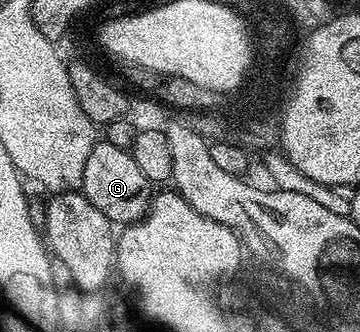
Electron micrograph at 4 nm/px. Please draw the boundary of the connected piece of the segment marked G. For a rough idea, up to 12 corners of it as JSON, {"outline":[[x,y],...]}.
{"outline":[[94,143],[80,191],[117,226],[149,210],[132,151]]}

